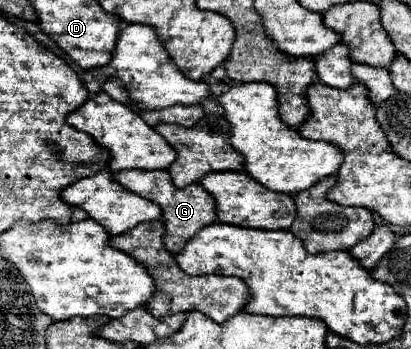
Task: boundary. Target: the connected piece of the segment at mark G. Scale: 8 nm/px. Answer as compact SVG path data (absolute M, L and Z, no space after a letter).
M126 171L126 173L114 173L114 179L126 187L128 191L134 191L136 195L150 199L154 203L158 203L164 211L162 219L166 223L166 241L164 245L170 249L170 253L180 253L184 249L184 245L190 241L190 237L194 237L200 229L204 229L206 225L212 225L214 221L218 221L218 213L216 213L216 201L212 199L212 195L202 189L200 183L194 183L182 191L178 191L170 179L170 175L166 171Z

